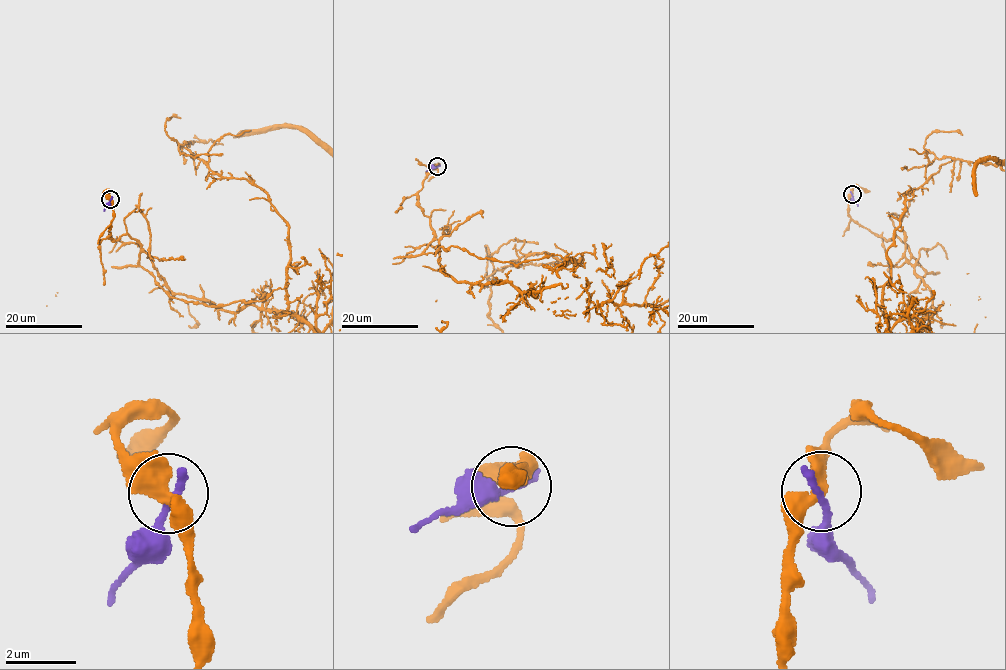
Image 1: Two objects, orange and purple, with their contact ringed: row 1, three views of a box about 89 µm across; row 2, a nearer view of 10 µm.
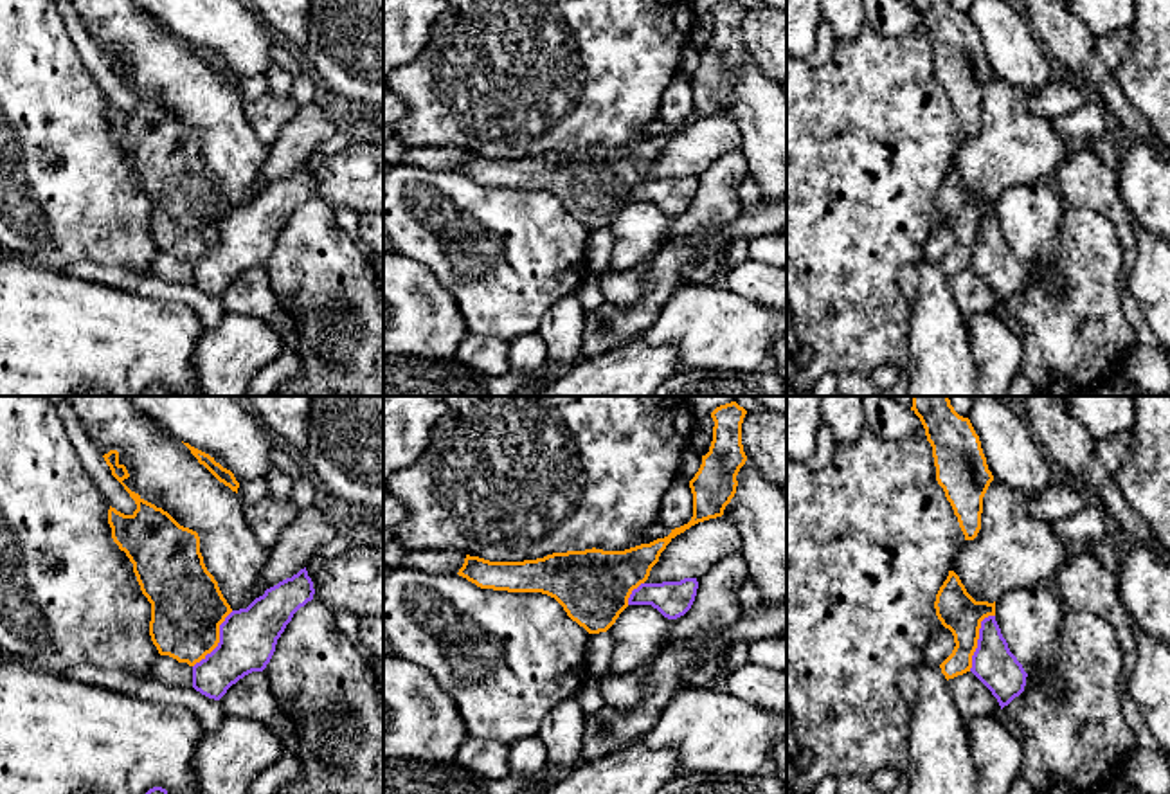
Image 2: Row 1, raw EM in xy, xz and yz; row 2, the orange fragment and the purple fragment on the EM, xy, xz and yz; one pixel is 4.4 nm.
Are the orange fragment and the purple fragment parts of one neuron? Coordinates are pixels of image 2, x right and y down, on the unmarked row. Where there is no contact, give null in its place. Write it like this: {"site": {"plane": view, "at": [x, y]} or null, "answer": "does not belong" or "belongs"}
{"site": {"plane": "yz", "at": [978, 234]}, "answer": "does not belong"}

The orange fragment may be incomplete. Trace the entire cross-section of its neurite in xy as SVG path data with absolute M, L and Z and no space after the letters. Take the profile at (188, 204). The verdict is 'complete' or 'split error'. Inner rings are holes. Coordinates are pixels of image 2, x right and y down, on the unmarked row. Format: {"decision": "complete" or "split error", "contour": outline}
{"decision": "complete", "contour": "M110 47L103 54L110 63L112 72L124 83L137 101L137 106L131 112L124 112L110 103L108 121L112 124L113 139L133 160L140 187L151 200L151 238L160 252L169 252L178 259L194 263L218 243L220 221L232 205L223 194L218 178L203 160L198 130L180 122L167 108L144 97L122 79L130 70L126 63L119 59L117 47Z"}

